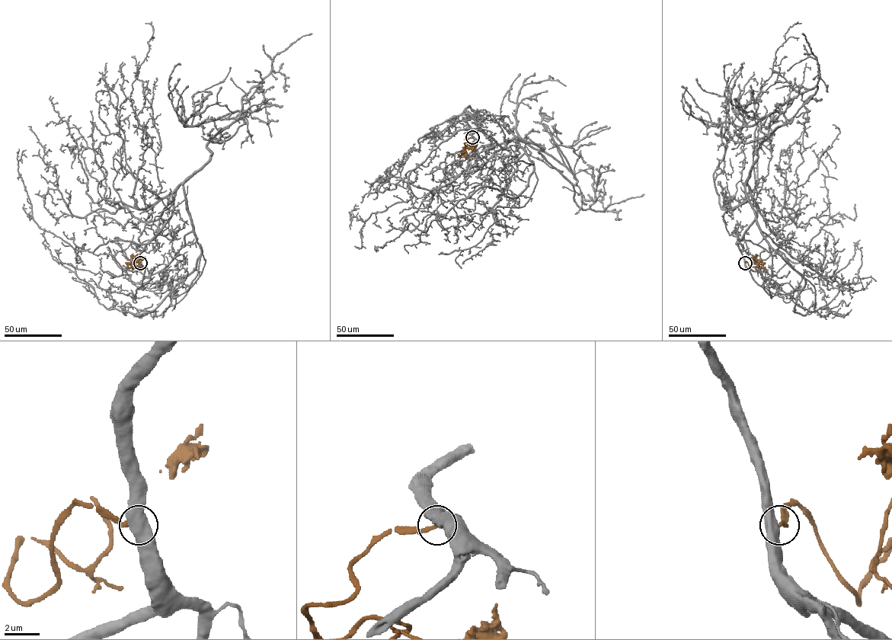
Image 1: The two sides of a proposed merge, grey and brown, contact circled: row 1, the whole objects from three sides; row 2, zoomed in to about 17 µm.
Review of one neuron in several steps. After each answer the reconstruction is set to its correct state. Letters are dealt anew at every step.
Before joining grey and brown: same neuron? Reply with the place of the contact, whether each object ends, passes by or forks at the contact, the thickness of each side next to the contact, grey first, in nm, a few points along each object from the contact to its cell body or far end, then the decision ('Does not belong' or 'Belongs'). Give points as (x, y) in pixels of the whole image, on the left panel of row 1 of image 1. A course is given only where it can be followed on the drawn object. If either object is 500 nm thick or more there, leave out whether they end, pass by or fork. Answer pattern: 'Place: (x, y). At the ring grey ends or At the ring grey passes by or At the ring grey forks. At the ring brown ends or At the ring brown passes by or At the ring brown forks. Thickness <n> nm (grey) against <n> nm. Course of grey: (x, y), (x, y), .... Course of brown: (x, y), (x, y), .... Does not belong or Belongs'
Place: (140, 263). Thickness 550 nm (grey) against 220 nm. Course of grey: (140, 263), (171, 216), (181, 184), (201, 254), (149, 312), (107, 308), (88, 283), (53, 259), (44, 240). Course of brown: (140, 263), (136, 261), (133, 267), (133, 263), (131, 263), (129, 268), (131, 265), (128, 263), (131, 264). Does not belong

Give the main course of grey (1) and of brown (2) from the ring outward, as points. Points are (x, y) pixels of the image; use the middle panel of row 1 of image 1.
1: (472, 137), (481, 130), (503, 148), (515, 137), (533, 164), (529, 184), (513, 197), (477, 188), (376, 252)
2: (472, 137), (464, 142), (464, 149), (460, 152), (463, 155), (460, 156), (463, 157)

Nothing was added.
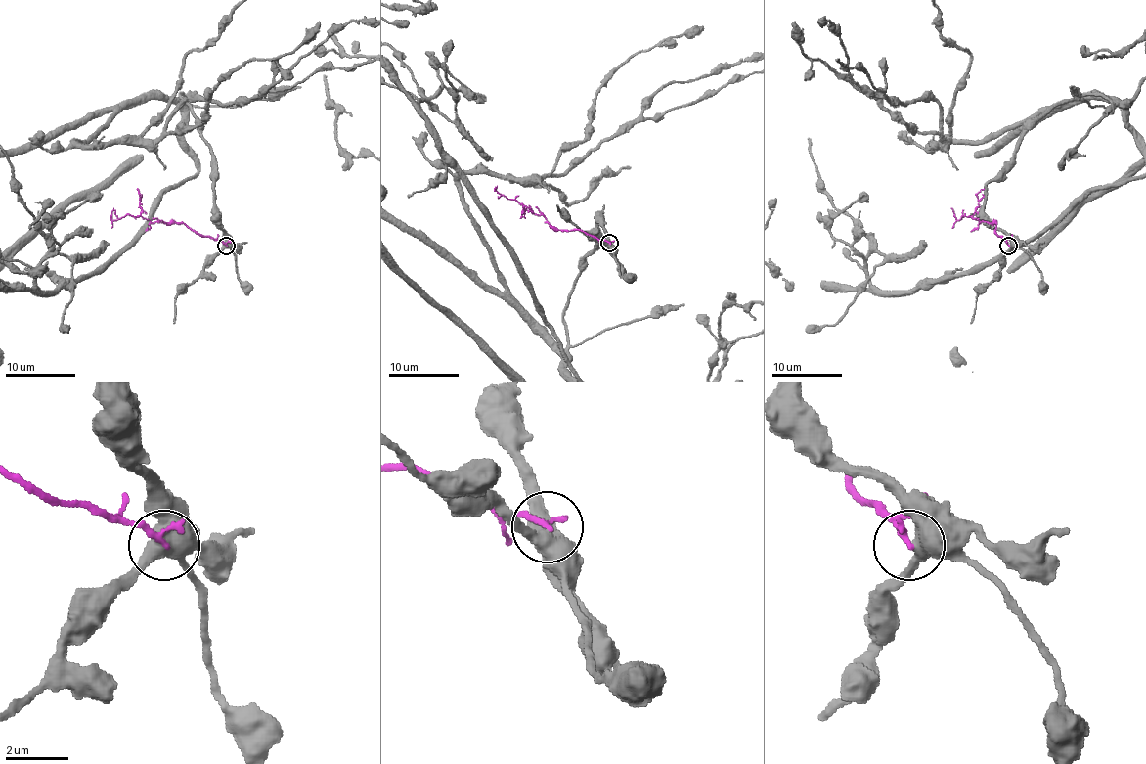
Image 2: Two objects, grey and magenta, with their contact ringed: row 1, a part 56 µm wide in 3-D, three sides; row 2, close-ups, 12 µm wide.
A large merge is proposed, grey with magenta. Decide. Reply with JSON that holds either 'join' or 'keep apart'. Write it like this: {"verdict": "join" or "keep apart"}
{"verdict": "keep apart"}

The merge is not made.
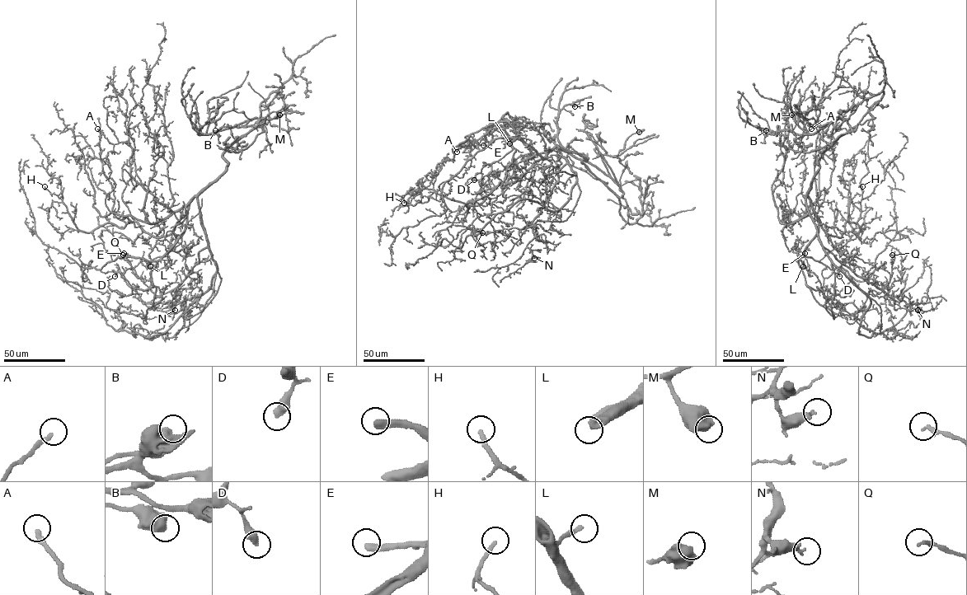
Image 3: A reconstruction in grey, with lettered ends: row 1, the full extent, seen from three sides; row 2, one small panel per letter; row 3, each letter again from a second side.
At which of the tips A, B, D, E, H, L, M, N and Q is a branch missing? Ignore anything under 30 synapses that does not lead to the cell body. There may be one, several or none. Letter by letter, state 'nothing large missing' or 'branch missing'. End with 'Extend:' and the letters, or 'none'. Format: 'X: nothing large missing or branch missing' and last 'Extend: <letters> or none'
A: branch missing
B: nothing large missing
D: nothing large missing
E: branch missing
H: nothing large missing
L: branch missing
M: nothing large missing
N: nothing large missing
Q: nothing large missing
Extend: A, E, L

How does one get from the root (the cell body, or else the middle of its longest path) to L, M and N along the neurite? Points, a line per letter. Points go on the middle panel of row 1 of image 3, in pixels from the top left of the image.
L: (551, 151), (544, 158), (519, 139), (514, 139), (509, 143)
M: (551, 151), (561, 148), (587, 157), (582, 162), (621, 197), (602, 156), (617, 156), (626, 140), (639, 132)
N: (551, 151), (556, 146), (567, 162), (559, 171), (558, 180), (531, 224), (535, 236), (527, 246), (534, 258)

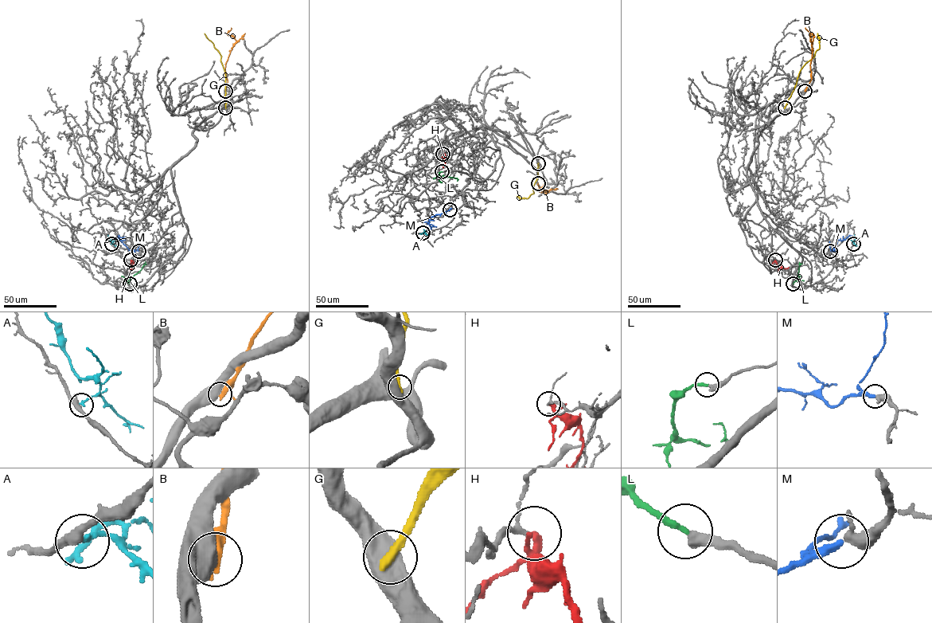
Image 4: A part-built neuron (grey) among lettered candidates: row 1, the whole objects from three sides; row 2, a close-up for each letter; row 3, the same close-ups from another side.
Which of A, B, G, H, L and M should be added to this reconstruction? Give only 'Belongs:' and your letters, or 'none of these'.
Belongs: L, M

